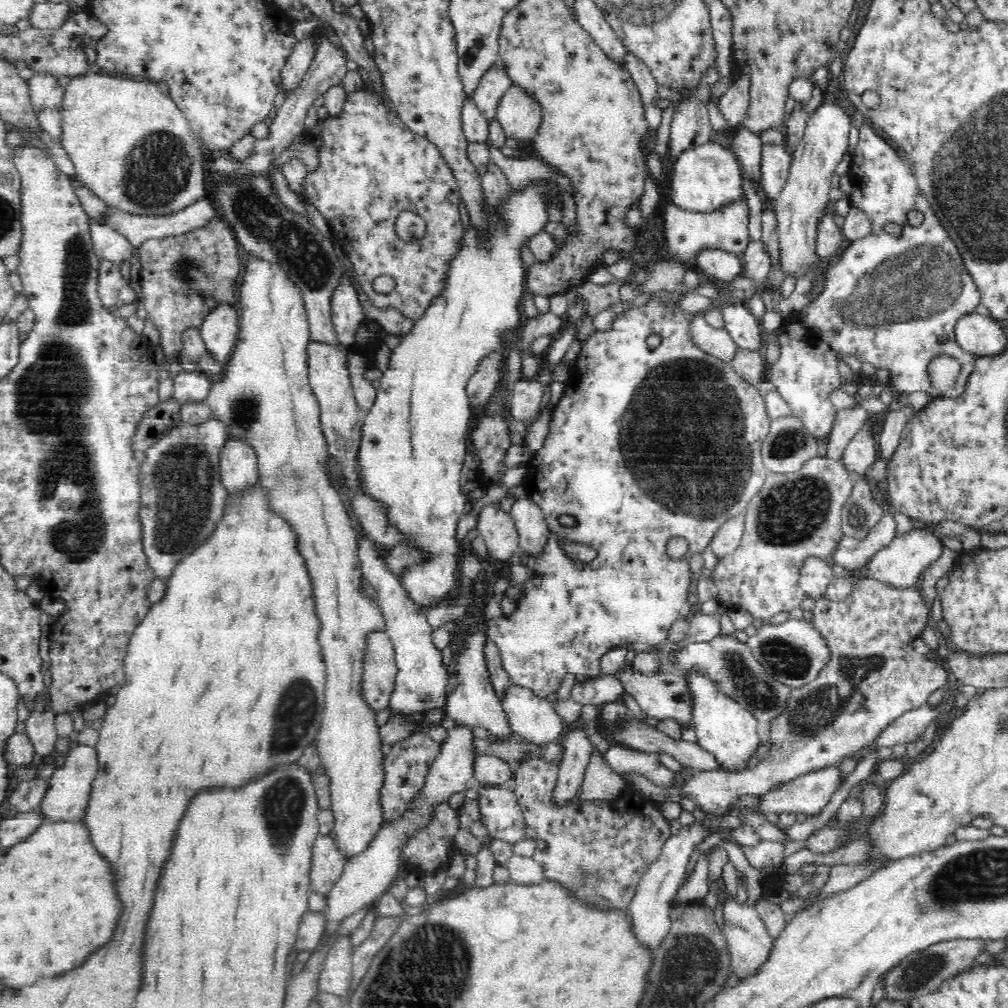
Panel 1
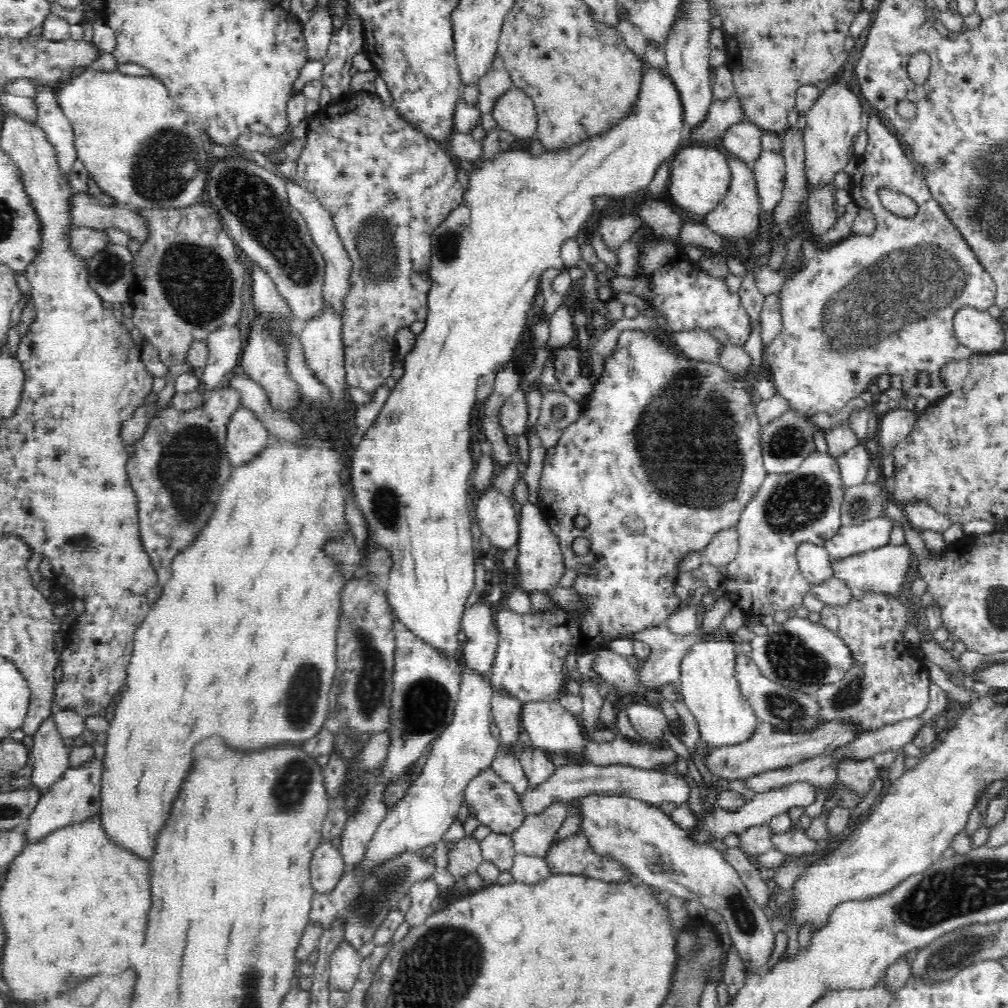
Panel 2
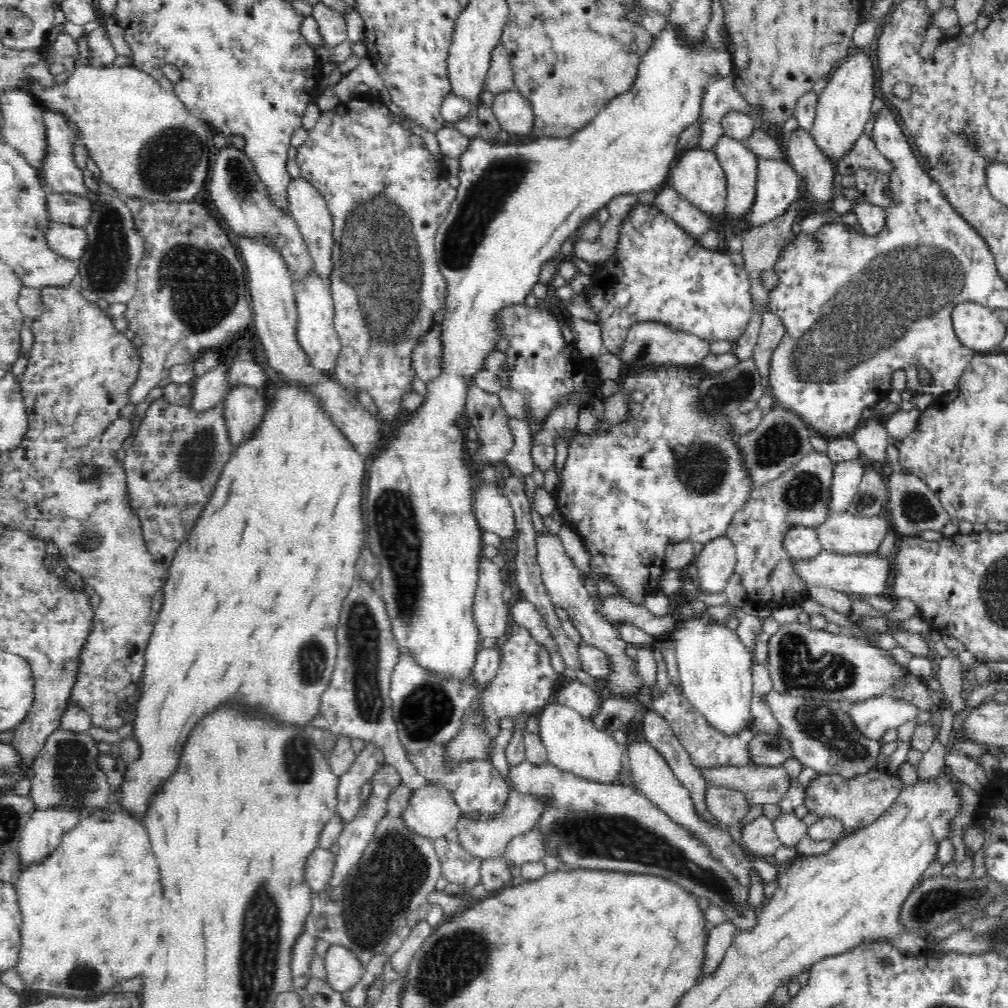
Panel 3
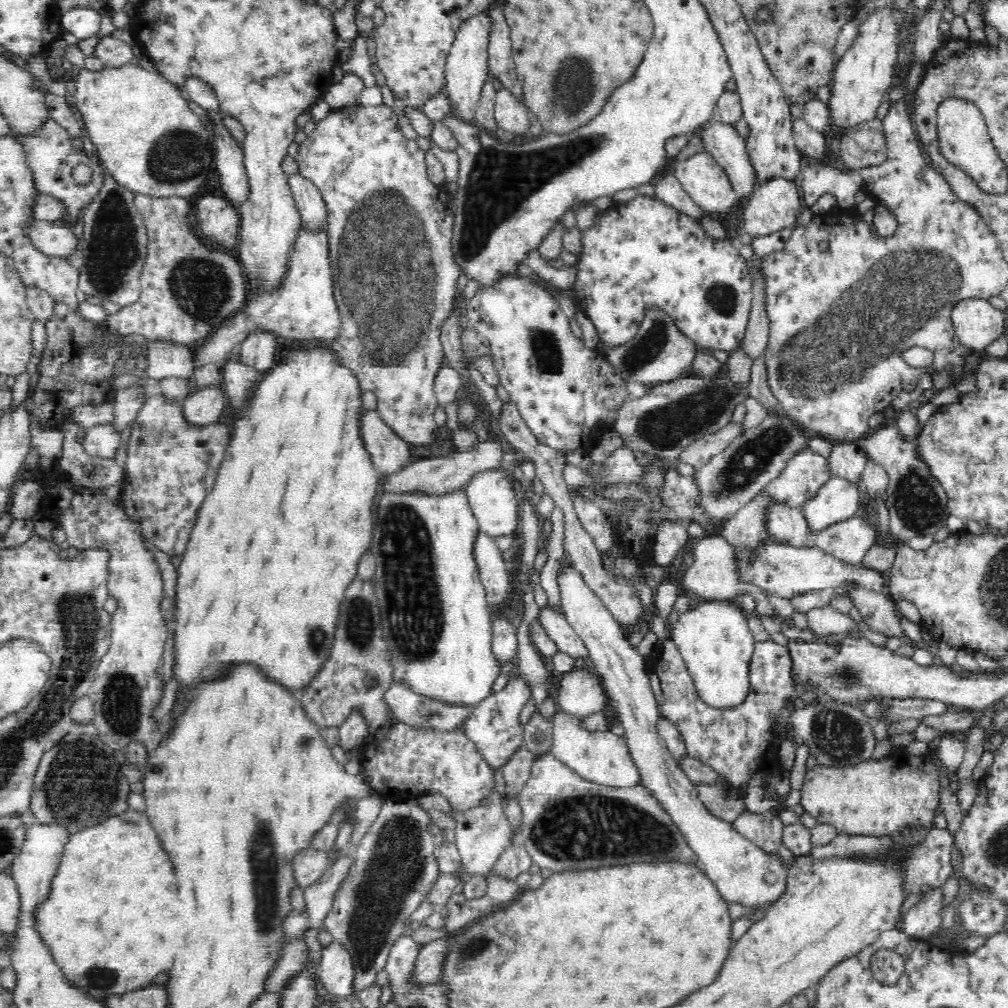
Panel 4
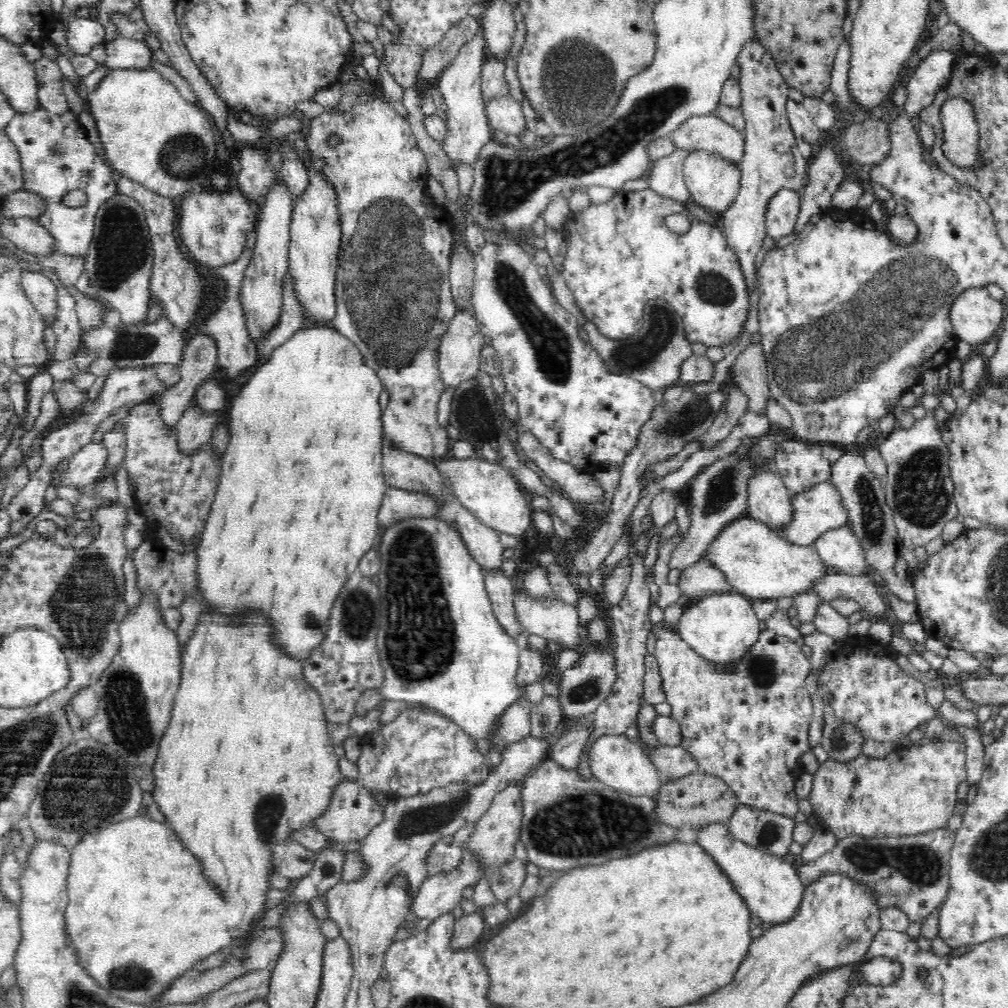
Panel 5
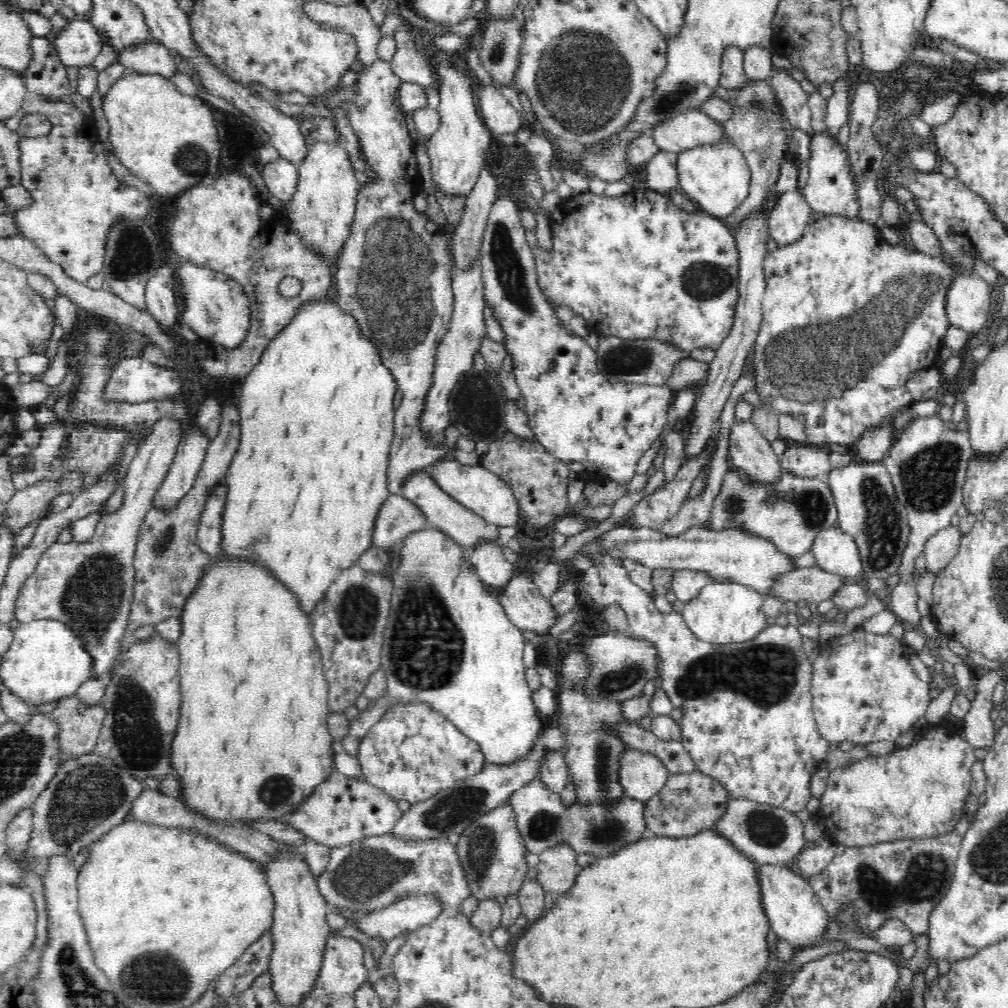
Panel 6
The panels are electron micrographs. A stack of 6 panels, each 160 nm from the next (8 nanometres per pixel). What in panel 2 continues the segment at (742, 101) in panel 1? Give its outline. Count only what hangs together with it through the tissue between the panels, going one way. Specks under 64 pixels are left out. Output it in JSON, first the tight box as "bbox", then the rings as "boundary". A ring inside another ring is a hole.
{"bbox":[690,95,745,141],"boundary":[[[736,95],[726,100],[713,100],[709,118],[696,131],[690,131],[690,138],[708,141],[721,138],[733,125],[745,121],[741,99]]]}

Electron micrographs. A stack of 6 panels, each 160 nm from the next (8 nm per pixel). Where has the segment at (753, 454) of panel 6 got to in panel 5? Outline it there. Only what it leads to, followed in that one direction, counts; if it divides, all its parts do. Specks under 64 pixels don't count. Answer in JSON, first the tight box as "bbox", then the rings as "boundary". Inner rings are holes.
{"bbox":[744,468,794,534],"boundary":[[[762,468],[762,472],[748,480],[748,508],[744,517],[761,522],[771,532],[779,534],[794,520],[793,494],[784,488],[779,475],[772,468]]]}

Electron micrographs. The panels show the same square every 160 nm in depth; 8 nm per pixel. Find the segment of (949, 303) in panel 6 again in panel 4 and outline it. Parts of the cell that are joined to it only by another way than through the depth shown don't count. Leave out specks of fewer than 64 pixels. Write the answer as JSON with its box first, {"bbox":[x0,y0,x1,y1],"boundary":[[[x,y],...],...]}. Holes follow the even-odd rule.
{"bbox":[951,298,1006,350],"boundary":[[[970,298],[958,301],[951,321],[958,340],[974,350],[984,350],[1006,332],[1006,316],[988,300]]]}

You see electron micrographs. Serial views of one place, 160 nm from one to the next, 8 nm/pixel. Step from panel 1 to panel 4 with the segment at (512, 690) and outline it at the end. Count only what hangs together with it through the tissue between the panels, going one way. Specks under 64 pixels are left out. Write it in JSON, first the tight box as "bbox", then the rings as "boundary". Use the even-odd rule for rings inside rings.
{"bbox":[549,712,639,787],"boundary":[[[558,712],[551,719],[551,749],[549,753],[566,768],[584,780],[611,787],[629,787],[639,784],[639,774],[631,761],[625,737],[612,731],[589,731],[580,718],[568,712]]]}

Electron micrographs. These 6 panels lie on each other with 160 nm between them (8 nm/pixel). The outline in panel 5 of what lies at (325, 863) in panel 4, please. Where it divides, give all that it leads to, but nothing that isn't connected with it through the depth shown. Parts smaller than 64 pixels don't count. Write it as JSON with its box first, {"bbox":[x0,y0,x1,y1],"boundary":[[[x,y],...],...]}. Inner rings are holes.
{"bbox":[272,841,317,880],"boundary":[[[294,841],[279,845],[272,855],[276,863],[276,872],[292,880],[306,878],[317,860],[317,853]]]}

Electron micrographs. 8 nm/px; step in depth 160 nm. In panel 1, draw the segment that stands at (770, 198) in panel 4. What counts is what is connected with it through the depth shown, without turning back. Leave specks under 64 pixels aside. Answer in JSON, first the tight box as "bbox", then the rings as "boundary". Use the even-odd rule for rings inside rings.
{"bbox":[761,142,793,199],"boundary":[[[764,142],[761,152],[762,191],[768,198],[775,199],[782,192],[793,160],[784,143]]]}

